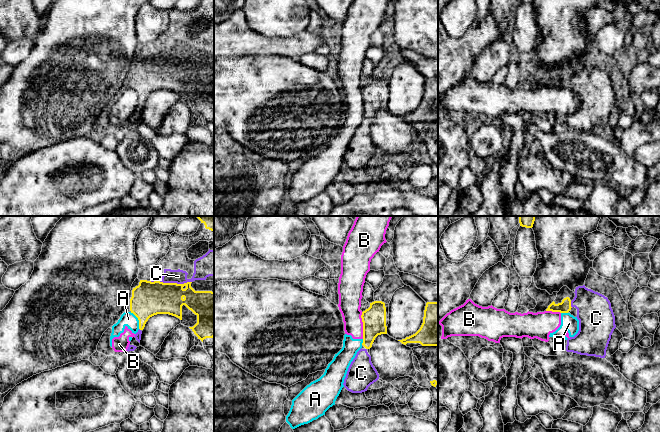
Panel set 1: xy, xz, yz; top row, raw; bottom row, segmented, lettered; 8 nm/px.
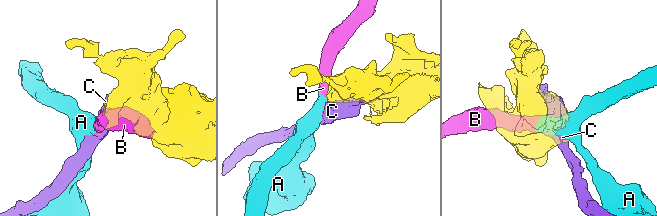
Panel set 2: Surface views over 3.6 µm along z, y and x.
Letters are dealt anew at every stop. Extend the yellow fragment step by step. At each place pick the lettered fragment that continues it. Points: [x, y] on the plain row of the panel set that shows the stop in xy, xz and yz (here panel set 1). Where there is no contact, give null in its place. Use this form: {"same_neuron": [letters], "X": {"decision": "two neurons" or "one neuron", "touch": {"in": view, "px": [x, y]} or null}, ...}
{"same_neuron": ["C"], "A": {"decision": "two neurons", "touch": {"in": "xy", "px": [138, 95]}}, "B": {"decision": "two neurons", "touch": {"in": "xz", "px": [363, 101]}}, "C": {"decision": "one neuron", "touch": {"in": "xy", "px": [171, 59]}}}

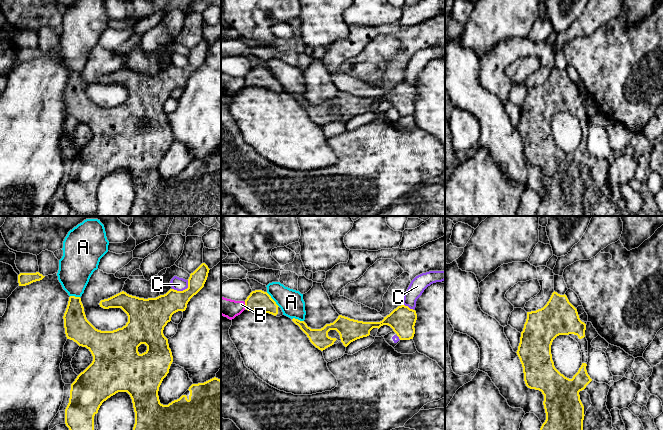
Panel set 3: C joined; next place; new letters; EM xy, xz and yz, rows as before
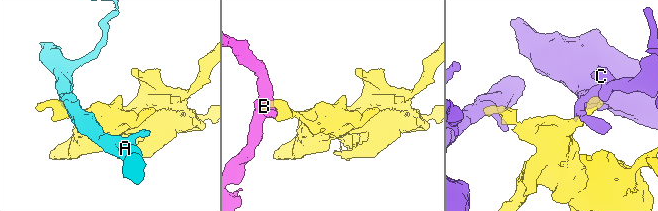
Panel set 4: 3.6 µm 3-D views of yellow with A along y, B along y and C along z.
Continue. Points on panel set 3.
{"same_neuron": [], "A": {"decision": "two neurons", "touch": {"in": "xz", "px": [272, 75]}}, "B": {"decision": "two neurons", "touch": {"in": "xz", "px": [245, 81]}}, "C": {"decision": "two neurons", "touch": {"in": "xy", "px": [183, 66]}}}

